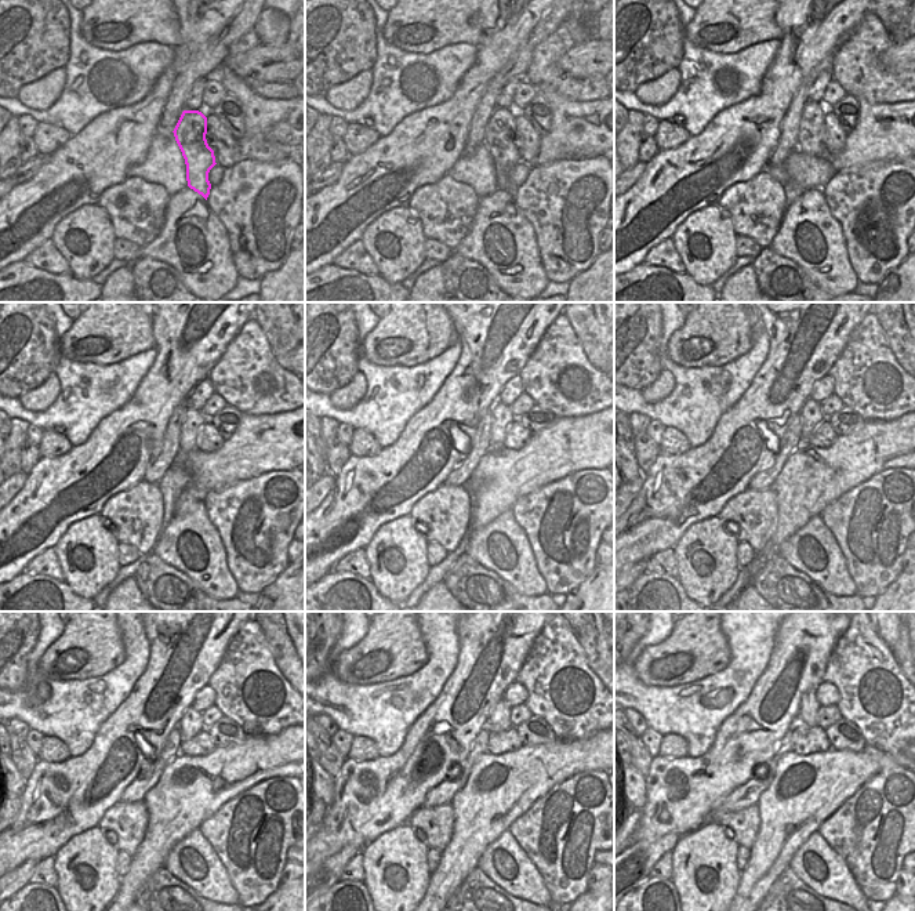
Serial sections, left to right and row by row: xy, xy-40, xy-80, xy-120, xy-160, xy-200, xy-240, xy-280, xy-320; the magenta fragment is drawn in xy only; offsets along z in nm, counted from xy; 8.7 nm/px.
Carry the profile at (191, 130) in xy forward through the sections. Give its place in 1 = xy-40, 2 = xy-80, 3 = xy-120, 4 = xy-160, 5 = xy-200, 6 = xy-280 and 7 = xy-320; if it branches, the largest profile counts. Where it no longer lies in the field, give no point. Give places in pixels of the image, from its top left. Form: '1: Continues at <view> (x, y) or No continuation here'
1: Continues at xy-40 (498, 137)
2: Continues at xy-80 (810, 127)
3: Continues at xy-120 (193, 421)
4: Continues at xy-160 (501, 414)
5: Continues at xy-200 (810, 413)
6: Continues at xy-280 (500, 718)
7: Continues at xy-320 (809, 707).

